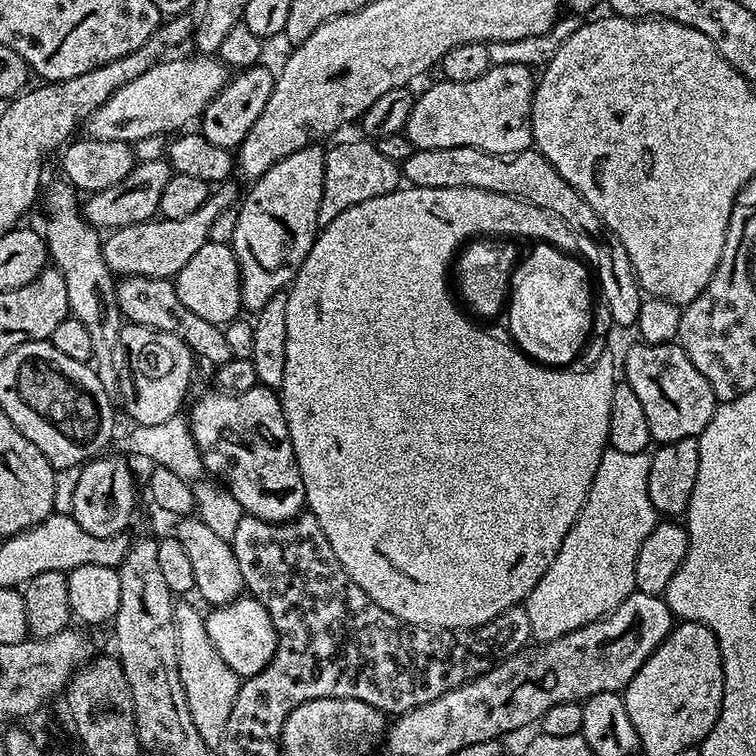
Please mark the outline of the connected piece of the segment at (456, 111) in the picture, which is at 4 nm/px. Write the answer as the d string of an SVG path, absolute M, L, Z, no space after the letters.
M493 64L474 82L441 79L439 83L430 85L424 93L421 91L414 110L410 110L406 135L413 149L470 146L505 156L533 147L530 121L536 80L531 67Z

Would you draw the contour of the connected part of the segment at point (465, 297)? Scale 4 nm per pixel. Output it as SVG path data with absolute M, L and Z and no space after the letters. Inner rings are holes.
M481 231L474 246L468 246L466 250L445 260L444 264L450 270L450 288L444 290L447 305L453 310L462 310L464 314L474 316L476 324L493 323L499 317L496 315L505 311L509 300L509 284L518 263L516 244L518 238L512 231Z

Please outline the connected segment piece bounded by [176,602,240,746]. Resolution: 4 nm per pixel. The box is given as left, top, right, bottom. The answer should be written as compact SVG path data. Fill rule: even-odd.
M188 602L179 603L176 607L176 633L179 637L179 677L186 688L190 702L191 717L198 727L198 732L208 745L219 743L226 726L226 720L233 708L234 698L240 685L240 678L224 662L205 630L205 617Z

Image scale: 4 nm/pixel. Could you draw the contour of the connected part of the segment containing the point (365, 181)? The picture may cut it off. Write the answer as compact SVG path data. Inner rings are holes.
M368 138L348 140L345 144L336 144L327 149L324 161L326 174L322 182L322 206L318 206L318 222L321 226L334 222L342 210L350 210L350 206L358 206L358 202L366 202L370 198L382 198L382 194L390 194L401 187L401 165L390 162L382 150L378 150L375 142Z

